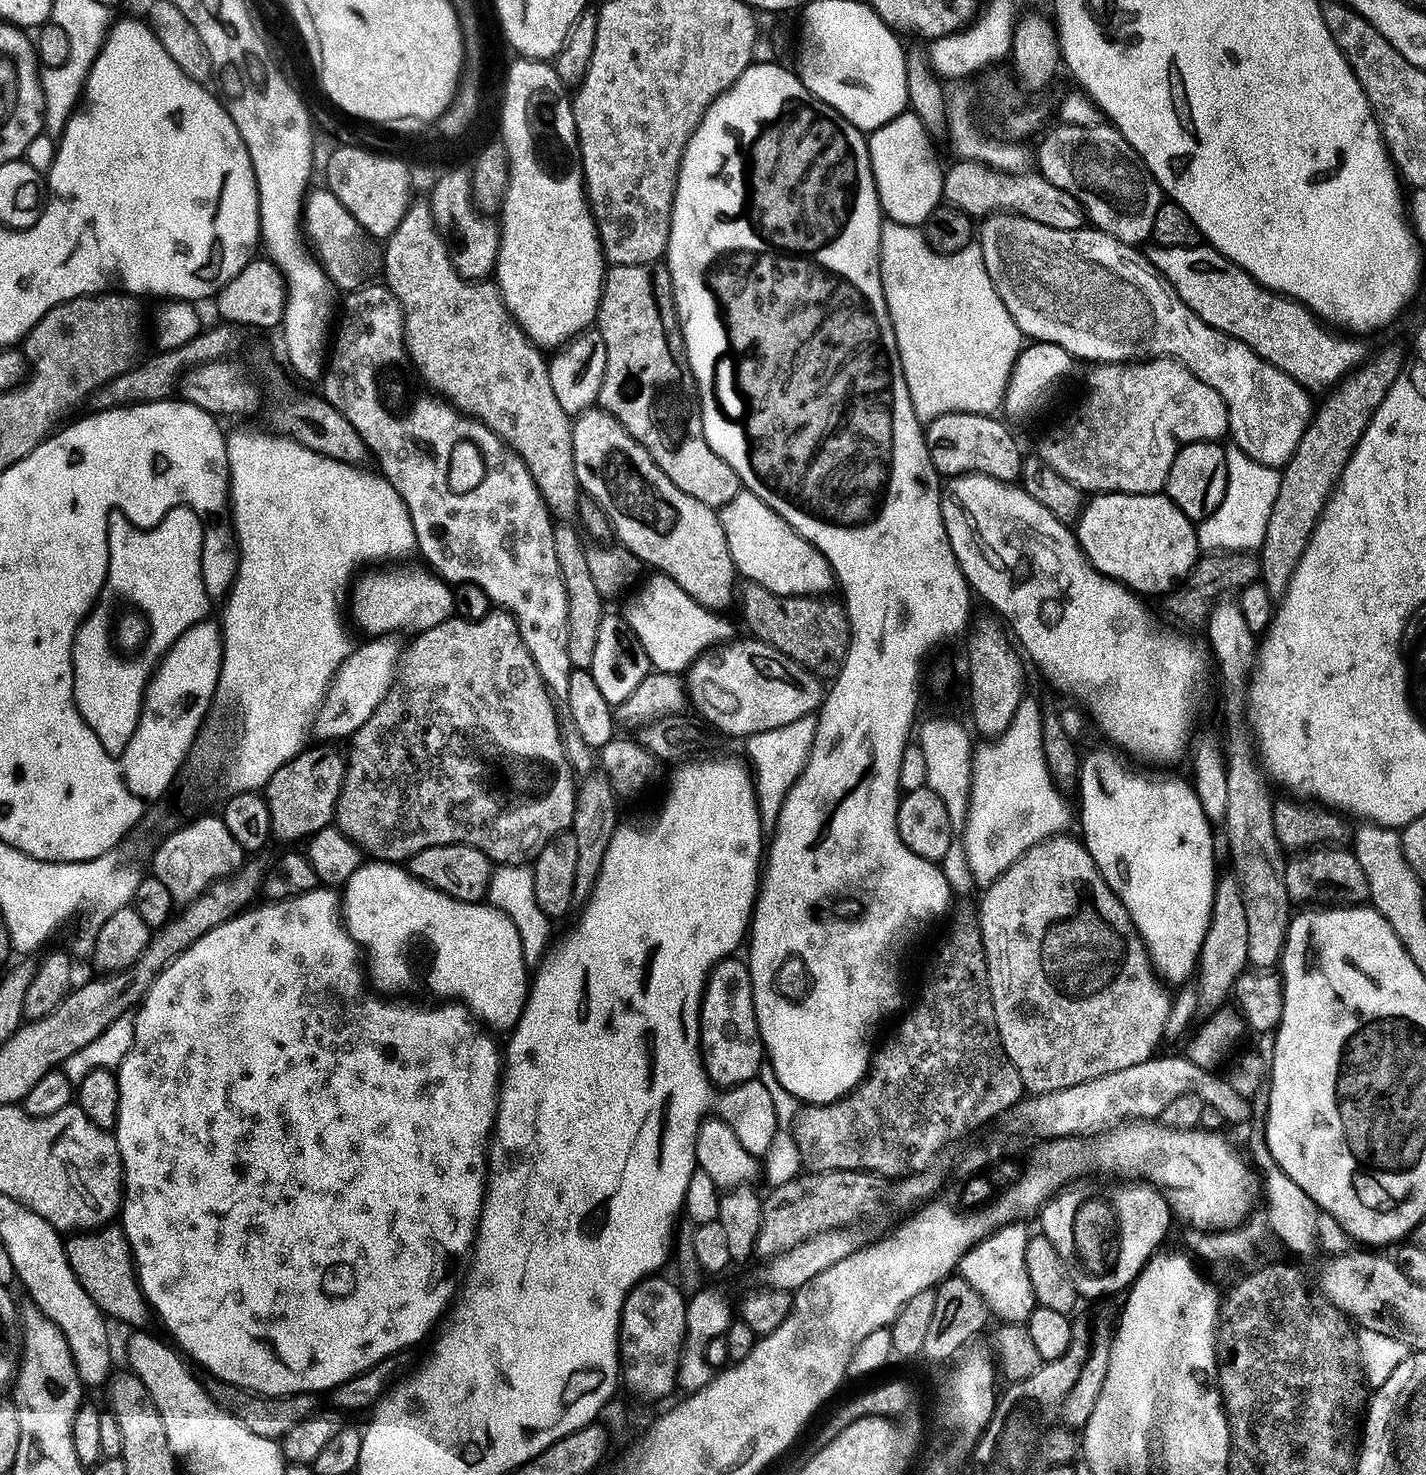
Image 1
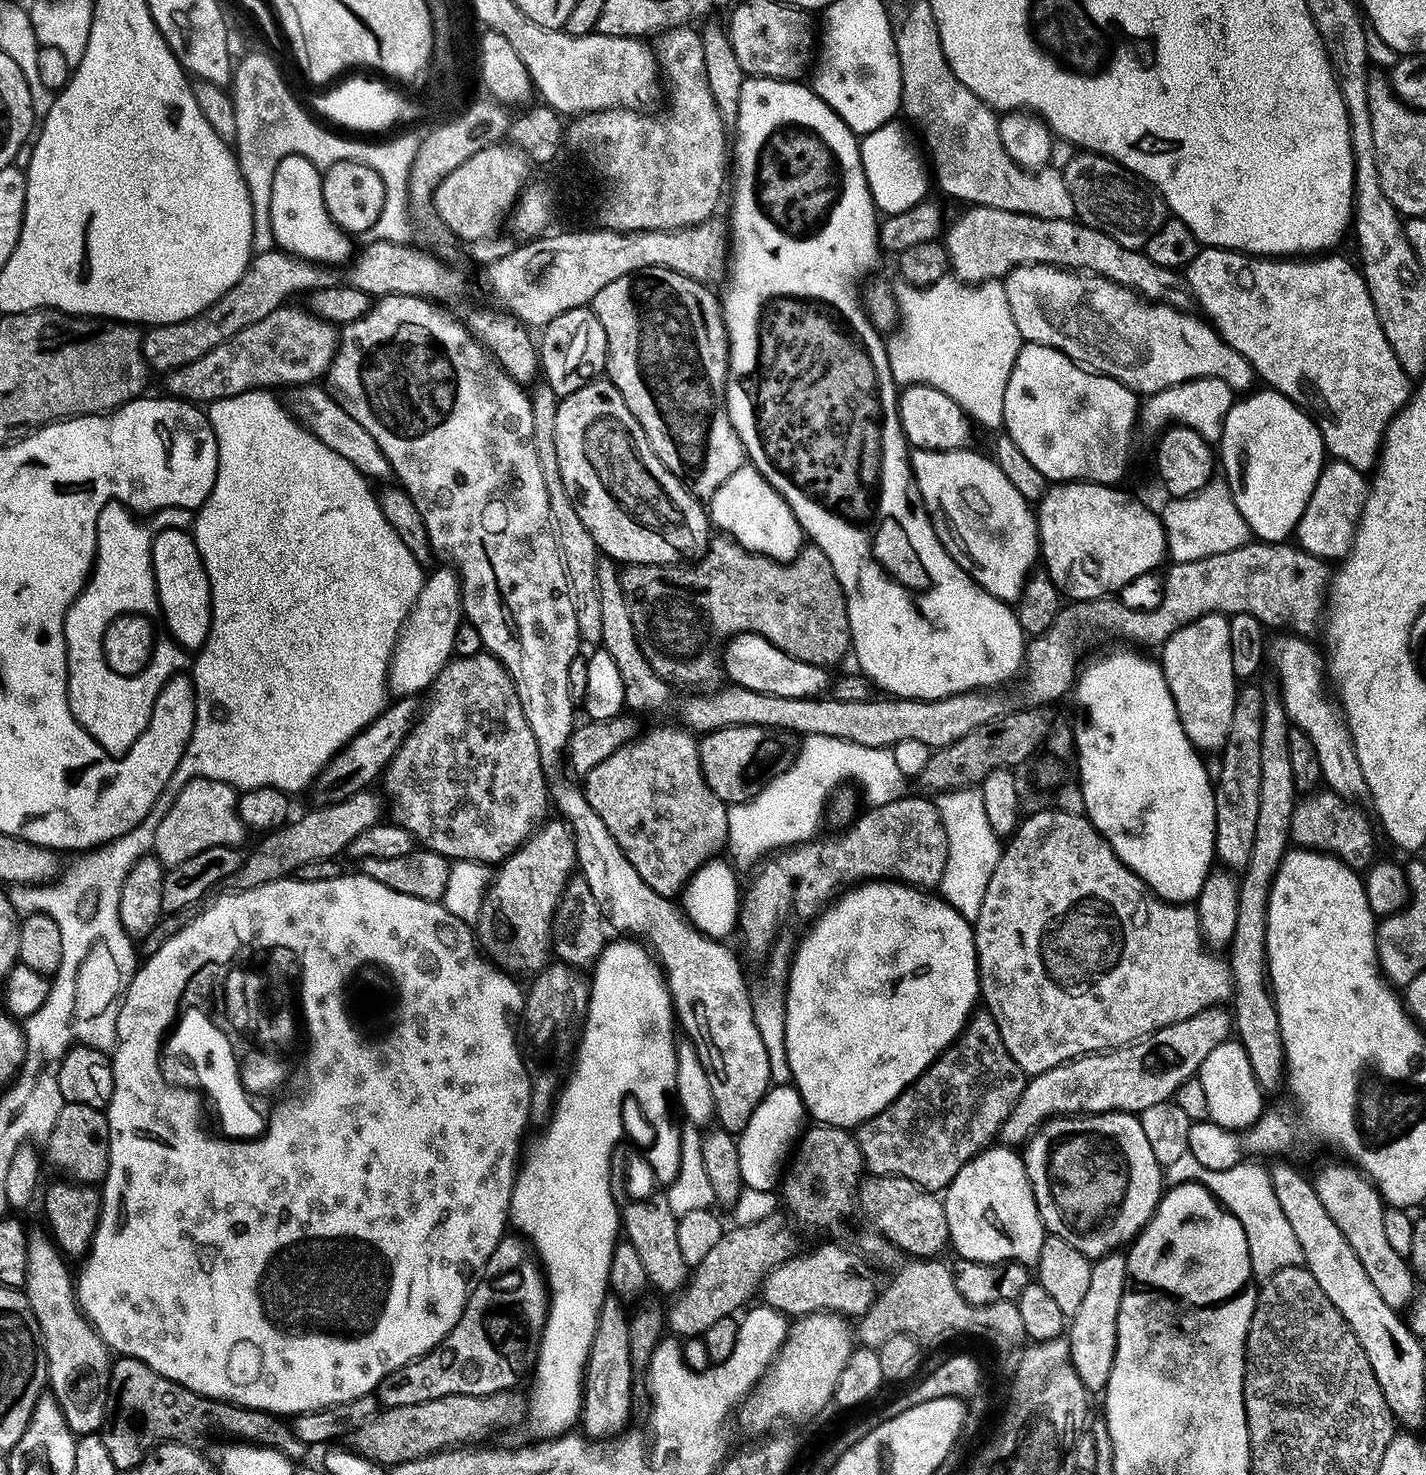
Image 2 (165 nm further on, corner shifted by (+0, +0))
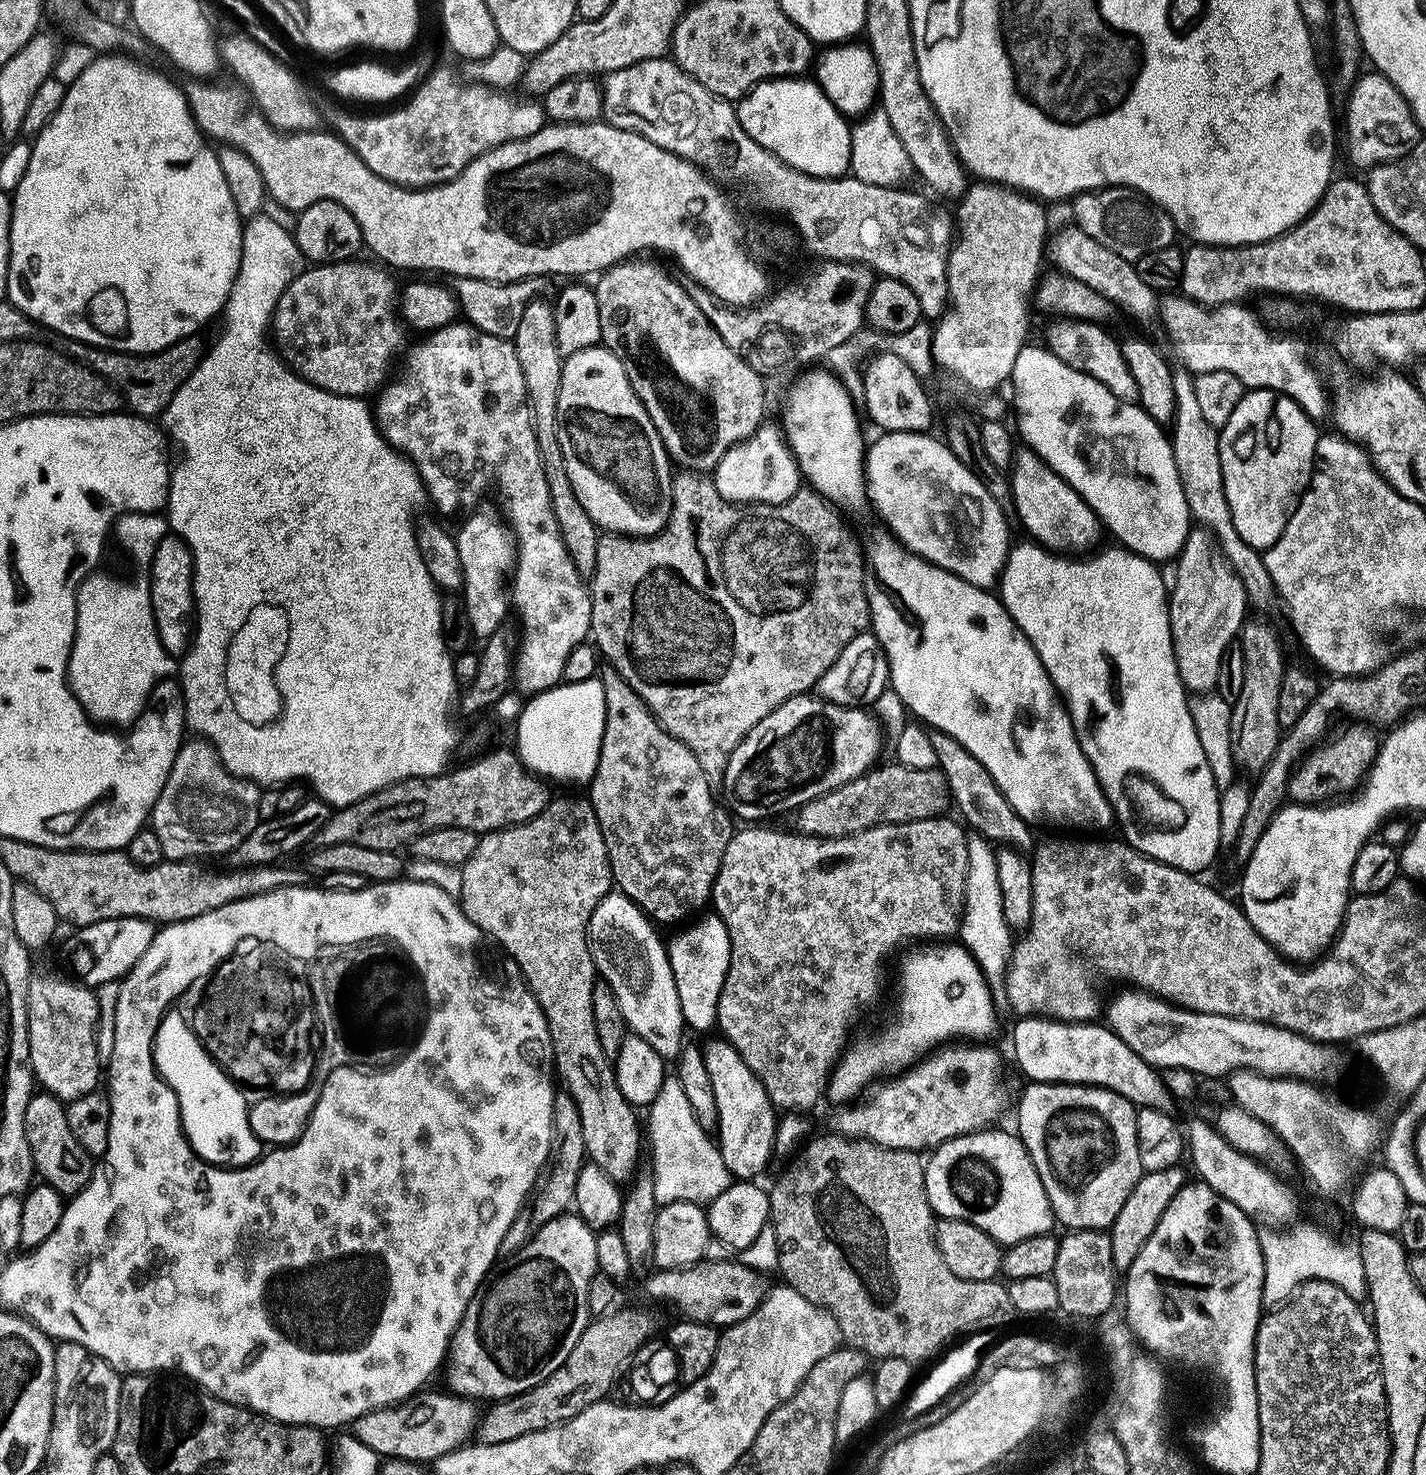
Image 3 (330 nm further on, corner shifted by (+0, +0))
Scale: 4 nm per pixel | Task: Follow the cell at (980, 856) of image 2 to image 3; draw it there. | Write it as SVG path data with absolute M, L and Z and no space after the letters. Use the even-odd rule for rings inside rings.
M969 835L964 914L958 936L987 978L993 1000L1000 1002L1005 999L1004 978L1008 974L1008 961L1012 959L1014 932L1008 927L1003 914L1002 891L998 884L998 865L995 861L996 851L997 849L983 836Z

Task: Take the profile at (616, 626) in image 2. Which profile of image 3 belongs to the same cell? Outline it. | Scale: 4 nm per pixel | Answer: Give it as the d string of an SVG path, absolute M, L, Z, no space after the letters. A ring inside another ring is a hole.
M611 666L603 669L599 677L602 686L605 687L605 728L602 734L600 757L597 762L596 773L590 781L590 799L594 806L594 814L598 818L598 826L602 826L602 838L606 842L606 854L610 858L610 870L615 887L629 896L645 915L651 918L657 925L676 924L679 920L695 917L701 911L700 907L706 905L712 899L712 887L718 878L718 870L722 866L722 854L726 854L726 846L730 846L730 838L734 831L733 817L729 809L723 803L716 801L712 793L713 781L702 770L698 758L681 740L676 740L656 720L656 715L642 702L642 698L626 682L626 678L619 676Z

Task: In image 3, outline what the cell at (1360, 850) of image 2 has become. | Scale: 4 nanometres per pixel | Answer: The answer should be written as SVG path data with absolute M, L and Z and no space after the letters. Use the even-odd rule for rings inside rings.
M1368 726L1348 727L1352 728L1344 728L1341 732L1333 731L1315 748L1310 749L1307 756L1292 769L1292 777L1288 783L1289 801L1298 804L1319 804L1359 789L1373 760L1376 759L1378 736L1375 736L1372 733L1375 731Z

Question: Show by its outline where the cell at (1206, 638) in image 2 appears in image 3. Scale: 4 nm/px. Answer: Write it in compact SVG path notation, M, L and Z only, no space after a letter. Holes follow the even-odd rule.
M1203 526L1189 531L1174 567L1177 586L1168 598L1168 617L1178 674L1189 693L1211 693L1218 682L1222 654L1226 654L1226 646L1239 637L1240 629L1246 623L1244 611L1250 607L1250 601L1219 542Z

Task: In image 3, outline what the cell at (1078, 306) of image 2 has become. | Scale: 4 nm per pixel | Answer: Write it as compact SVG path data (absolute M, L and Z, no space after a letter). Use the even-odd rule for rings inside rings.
M1060 318L1057 321L1057 324L1048 328L1048 351L1074 370L1085 372L1090 378L1102 382L1108 387L1110 394L1114 394L1119 400L1139 401L1138 386L1134 386L1134 374L1130 372L1130 366L1126 366L1126 358L1122 358L1120 340L1117 337L1112 337L1104 326L1090 320Z

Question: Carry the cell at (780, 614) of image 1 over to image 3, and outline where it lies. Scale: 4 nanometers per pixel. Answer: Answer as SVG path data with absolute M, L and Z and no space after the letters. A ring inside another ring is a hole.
M680 470L677 471L672 478L672 512L668 516L668 524L657 536L645 536L641 538L638 536L604 534L600 537L600 541L598 542L598 562L594 566L594 575L590 577L590 591L592 594L591 639L594 641L601 657L607 661L619 676L626 678L626 682L639 694L644 705L656 715L658 723L660 723L674 739L681 740L686 746L690 746L690 750L698 758L702 770L708 776L709 780L713 782L718 782L723 779L726 762L730 762L730 754L734 750L734 746L738 746L738 742L742 742L742 738L746 738L746 734L750 734L750 730L754 730L754 726L758 726L758 722L762 722L762 718L766 718L769 710L778 707L779 704L786 702L792 696L803 696L811 693L813 689L815 689L816 683L822 678L822 674L826 674L826 670L830 670L830 666L834 666L834 662L838 662L838 654L842 654L842 650L846 650L847 644L850 643L850 638L858 638L858 634L869 631L872 623L872 615L870 614L870 606L868 605L866 552L862 544L856 541L855 534L848 529L847 522L844 521L840 515L842 515L841 509L811 486L801 487L800 491L795 492L795 494L792 495L792 499L787 500L784 504L737 504L731 500L722 498L722 494L718 494L715 483L713 483L705 473ZM748 700L757 700L762 707L748 708Z

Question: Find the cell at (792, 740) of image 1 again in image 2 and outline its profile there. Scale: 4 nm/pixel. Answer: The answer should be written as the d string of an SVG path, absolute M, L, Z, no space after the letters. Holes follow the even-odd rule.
M810 735L803 737L798 756L788 767L781 769L779 775L774 776L762 791L752 800L746 803L731 804L727 814L727 853L737 869L749 870L764 857L787 847L795 847L798 843L807 843L817 835L822 814L826 812L831 794L848 780L854 779L860 782L866 794L866 804L869 807L886 805L896 801L907 793L908 778L902 774L902 770L895 764L894 754L891 748L864 747L858 743L838 738L829 739L826 735Z

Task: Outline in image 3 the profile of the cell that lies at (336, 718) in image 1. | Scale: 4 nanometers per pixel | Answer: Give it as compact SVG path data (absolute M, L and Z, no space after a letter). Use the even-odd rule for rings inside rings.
M495 507L480 508L473 516L468 516L455 533L458 558L462 558L464 587L462 603L477 637L493 636L510 616L510 592L506 585L516 563L516 542L501 513Z

